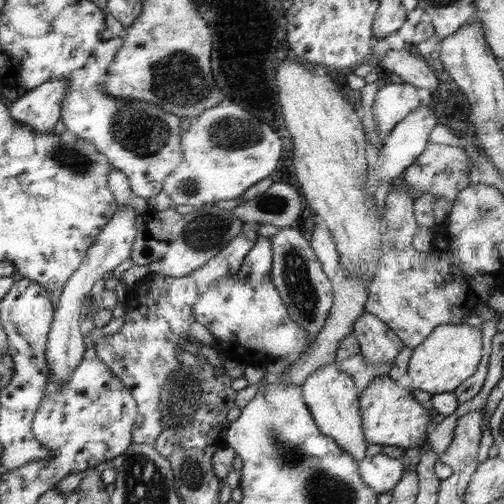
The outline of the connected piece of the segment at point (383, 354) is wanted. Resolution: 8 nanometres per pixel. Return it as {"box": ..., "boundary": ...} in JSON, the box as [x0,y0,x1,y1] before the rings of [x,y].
{"box":[353,312,405,365],"boundary":[[[364,312],[353,325],[353,335],[361,346],[362,357],[368,365],[392,363],[405,348],[402,340],[378,317]]]}

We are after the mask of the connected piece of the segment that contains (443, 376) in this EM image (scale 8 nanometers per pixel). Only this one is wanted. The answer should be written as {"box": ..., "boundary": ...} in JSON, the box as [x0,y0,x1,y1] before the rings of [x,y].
{"box":[407,324,483,394],"boundary":[[[442,324],[414,348],[408,361],[407,374],[412,380],[411,390],[420,389],[433,394],[454,393],[466,379],[478,370],[482,360],[483,333],[464,324]]]}

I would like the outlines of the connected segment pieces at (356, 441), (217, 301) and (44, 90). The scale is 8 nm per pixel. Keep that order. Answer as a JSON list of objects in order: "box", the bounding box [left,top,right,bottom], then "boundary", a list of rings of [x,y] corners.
[{"box":[301,361,369,462],"boundary":[[[338,361],[322,366],[322,369],[312,373],[301,384],[303,399],[309,408],[314,422],[322,434],[333,439],[338,447],[347,452],[354,460],[360,462],[366,456],[369,444],[362,432],[362,415],[359,411],[359,390],[354,380],[338,370]]]},{"box":[191,237,308,366],"boundary":[[[258,237],[255,245],[244,257],[240,270],[232,276],[224,276],[215,284],[211,284],[211,287],[200,295],[198,302],[191,309],[195,322],[204,325],[214,336],[216,349],[226,359],[232,358],[245,366],[266,366],[281,357],[298,355],[298,352],[305,350],[304,347],[308,341],[308,334],[304,334],[302,326],[298,328],[298,324],[290,320],[286,304],[282,302],[282,296],[272,280],[272,263],[273,252],[270,239]]]},{"box":[10,79,69,133],"boundary":[[[50,79],[30,89],[10,106],[11,117],[35,131],[45,133],[54,129],[61,118],[63,101],[69,84],[64,79]]]}]

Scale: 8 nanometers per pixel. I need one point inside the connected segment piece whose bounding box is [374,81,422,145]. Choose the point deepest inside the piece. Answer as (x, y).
(393, 102)

